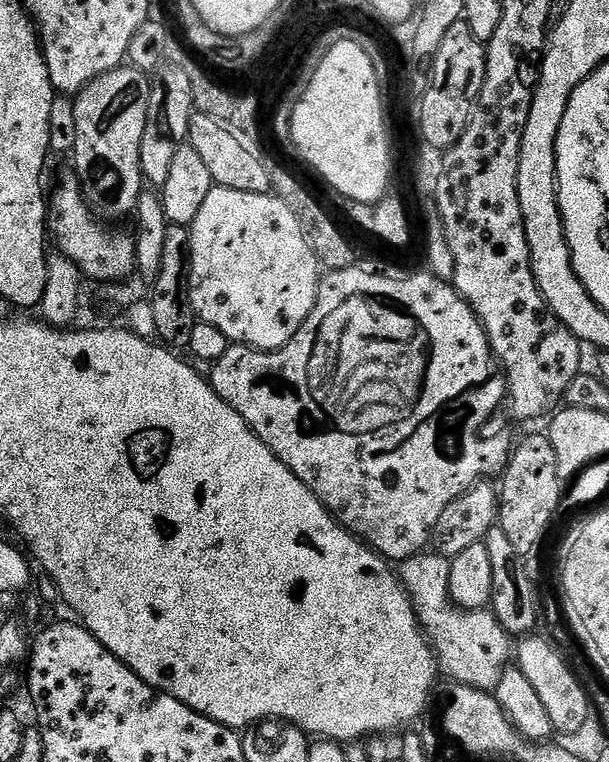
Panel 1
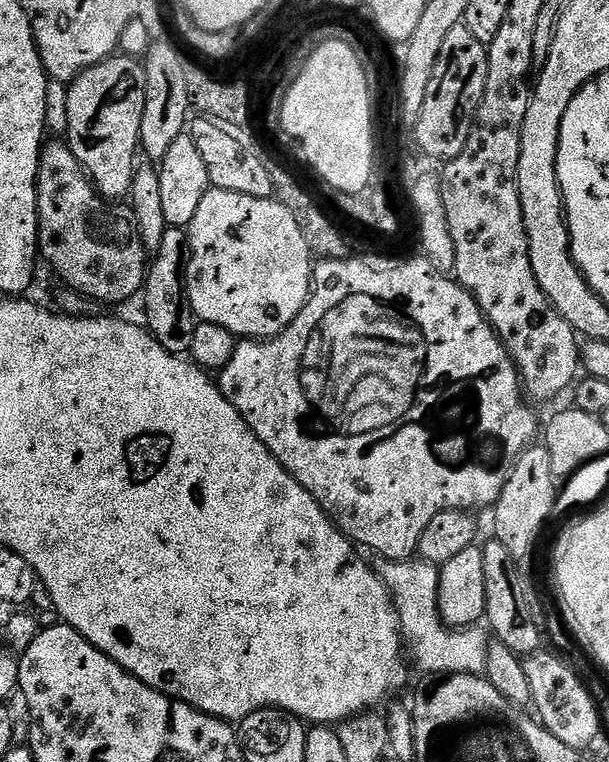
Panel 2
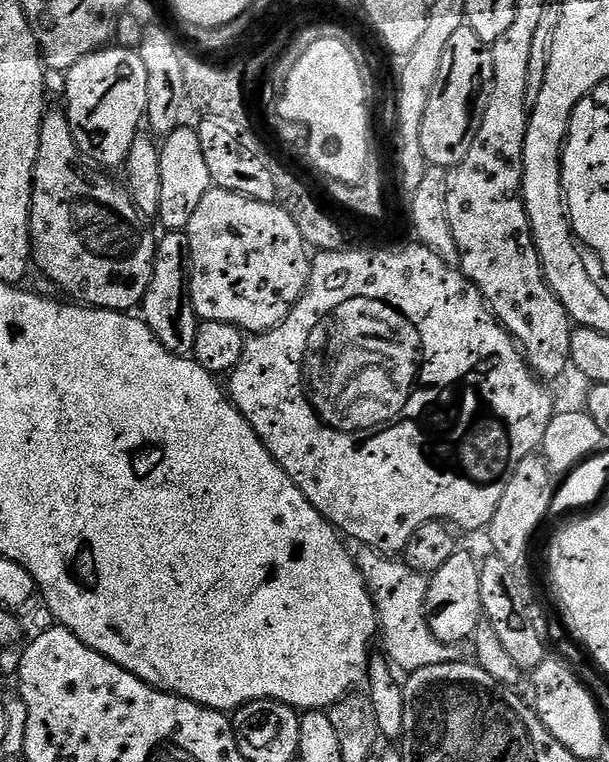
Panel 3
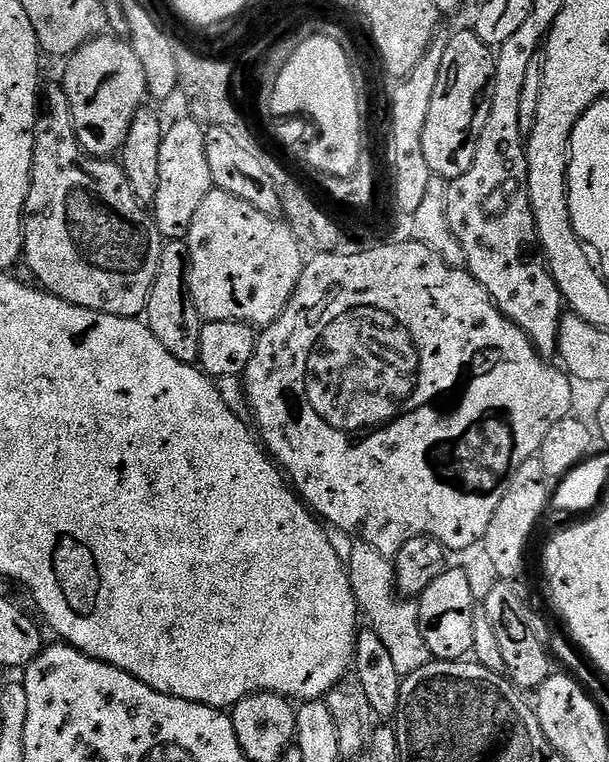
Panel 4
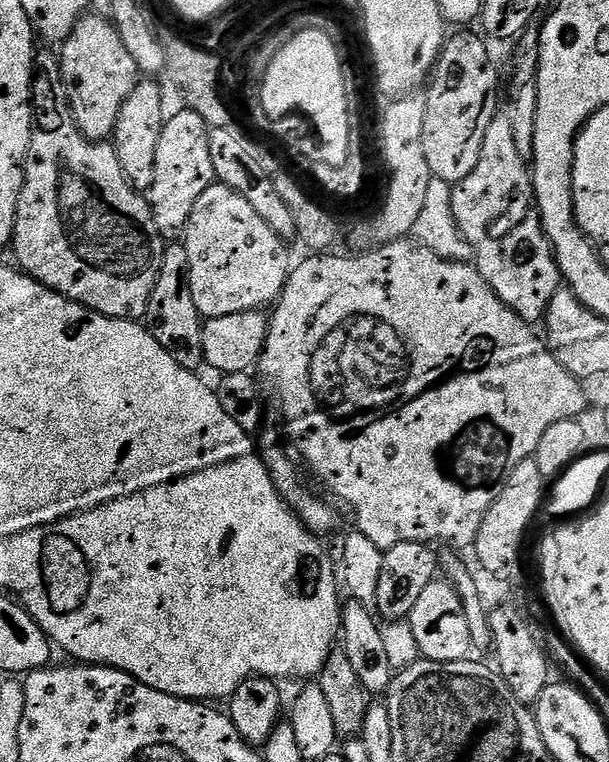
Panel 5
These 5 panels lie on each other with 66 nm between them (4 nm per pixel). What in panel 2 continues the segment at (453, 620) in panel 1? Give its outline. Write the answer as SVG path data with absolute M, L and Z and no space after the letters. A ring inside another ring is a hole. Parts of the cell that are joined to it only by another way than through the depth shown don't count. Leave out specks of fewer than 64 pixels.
M379 559L376 572L390 592L399 614L401 639L415 664L433 676L454 674L483 675L488 665L489 633L480 626L452 629L440 617L438 610L438 582L440 568L425 560Z

